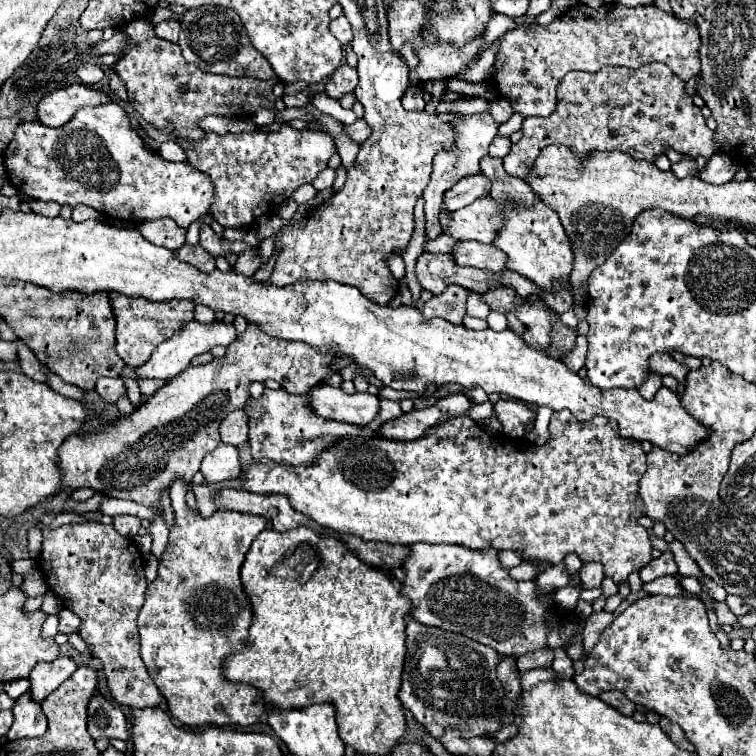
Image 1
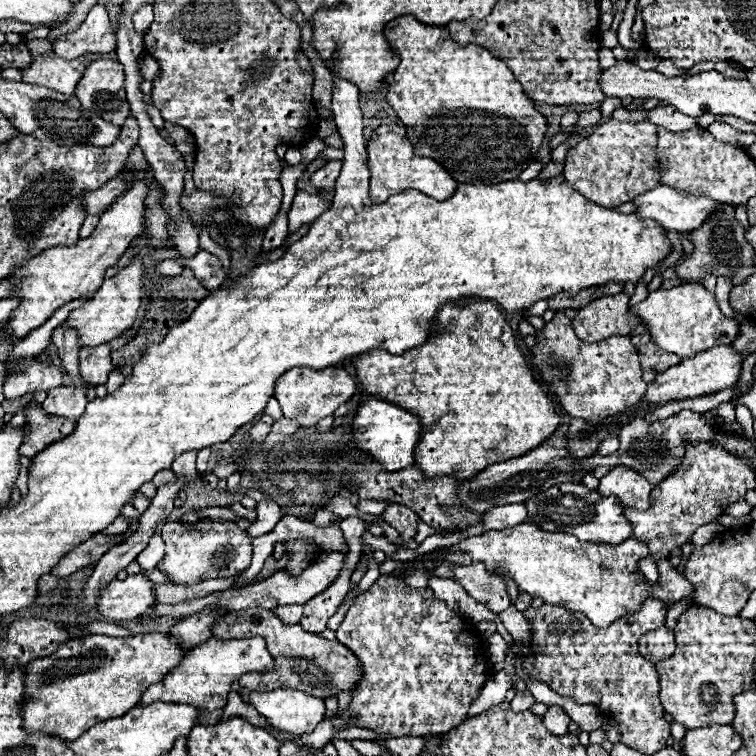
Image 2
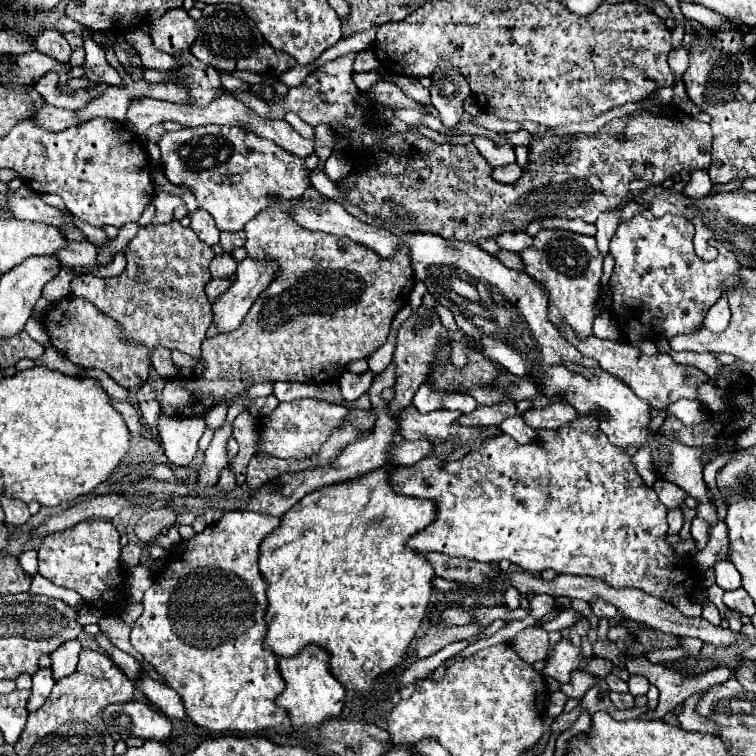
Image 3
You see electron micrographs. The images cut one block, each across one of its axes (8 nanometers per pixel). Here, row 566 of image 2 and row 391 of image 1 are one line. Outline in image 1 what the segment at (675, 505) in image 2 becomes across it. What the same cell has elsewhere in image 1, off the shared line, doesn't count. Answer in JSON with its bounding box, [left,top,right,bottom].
[638,372,662,400]

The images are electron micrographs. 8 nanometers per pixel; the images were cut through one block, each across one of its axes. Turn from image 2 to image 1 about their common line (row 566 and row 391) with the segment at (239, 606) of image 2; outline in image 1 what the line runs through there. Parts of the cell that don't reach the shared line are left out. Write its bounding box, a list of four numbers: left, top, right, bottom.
[308,384,378,426]

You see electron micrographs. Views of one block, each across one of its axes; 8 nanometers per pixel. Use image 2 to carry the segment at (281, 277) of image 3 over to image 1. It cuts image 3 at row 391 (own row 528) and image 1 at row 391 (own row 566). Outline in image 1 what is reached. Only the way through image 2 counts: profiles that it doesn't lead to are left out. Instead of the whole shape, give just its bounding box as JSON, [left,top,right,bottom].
[58,324,332,558]

